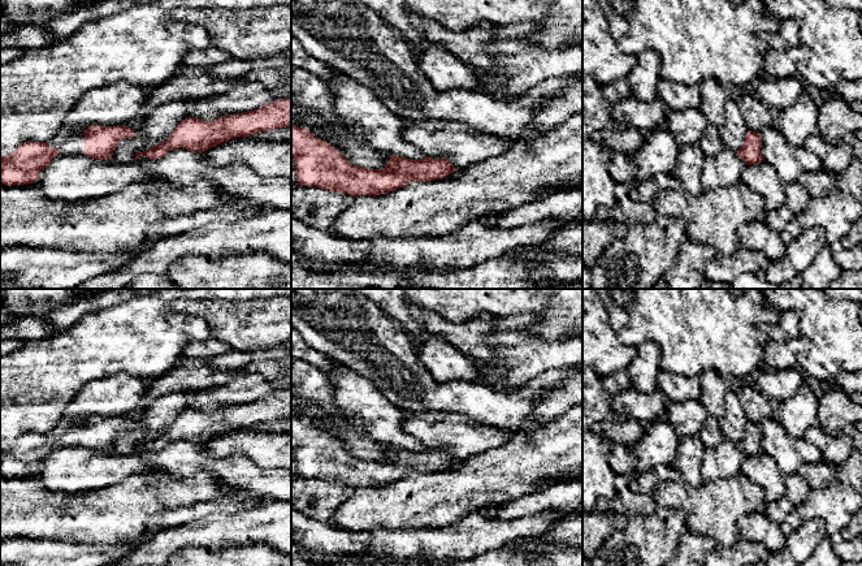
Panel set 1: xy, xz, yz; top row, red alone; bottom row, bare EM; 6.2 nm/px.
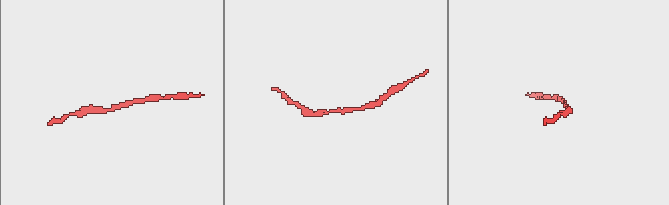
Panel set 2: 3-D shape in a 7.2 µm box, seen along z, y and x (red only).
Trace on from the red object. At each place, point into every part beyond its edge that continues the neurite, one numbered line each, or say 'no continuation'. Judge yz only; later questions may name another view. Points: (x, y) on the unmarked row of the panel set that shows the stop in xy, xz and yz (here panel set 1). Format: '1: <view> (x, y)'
no continuation

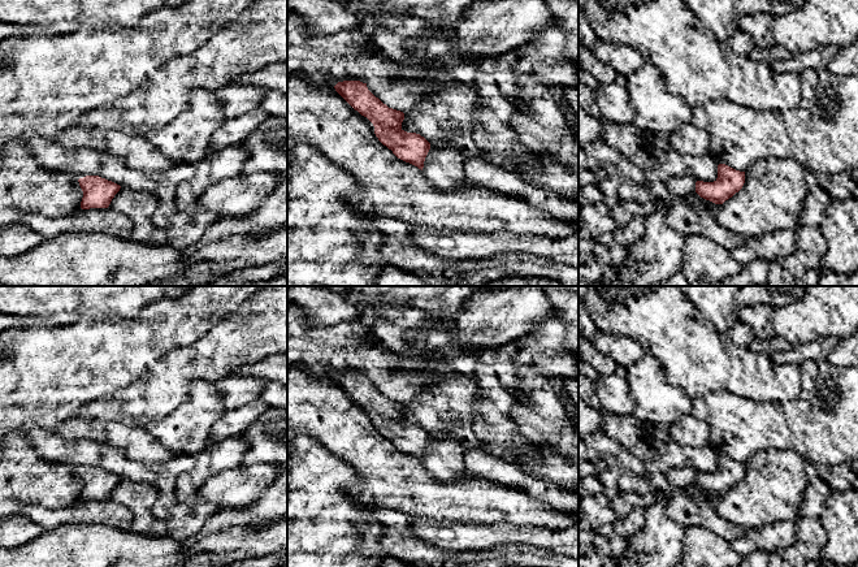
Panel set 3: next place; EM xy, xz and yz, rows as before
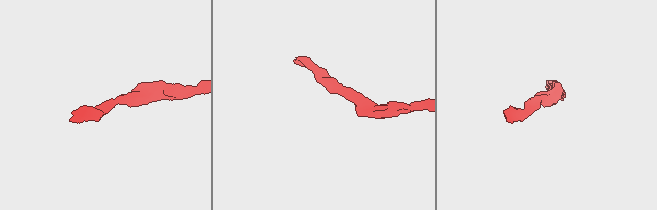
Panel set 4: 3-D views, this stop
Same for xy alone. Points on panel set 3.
no continuation

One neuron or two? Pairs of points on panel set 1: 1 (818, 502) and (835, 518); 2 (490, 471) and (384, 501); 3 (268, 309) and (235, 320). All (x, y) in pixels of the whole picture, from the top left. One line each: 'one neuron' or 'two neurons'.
1: one neuron
2: one neuron
3: one neuron

